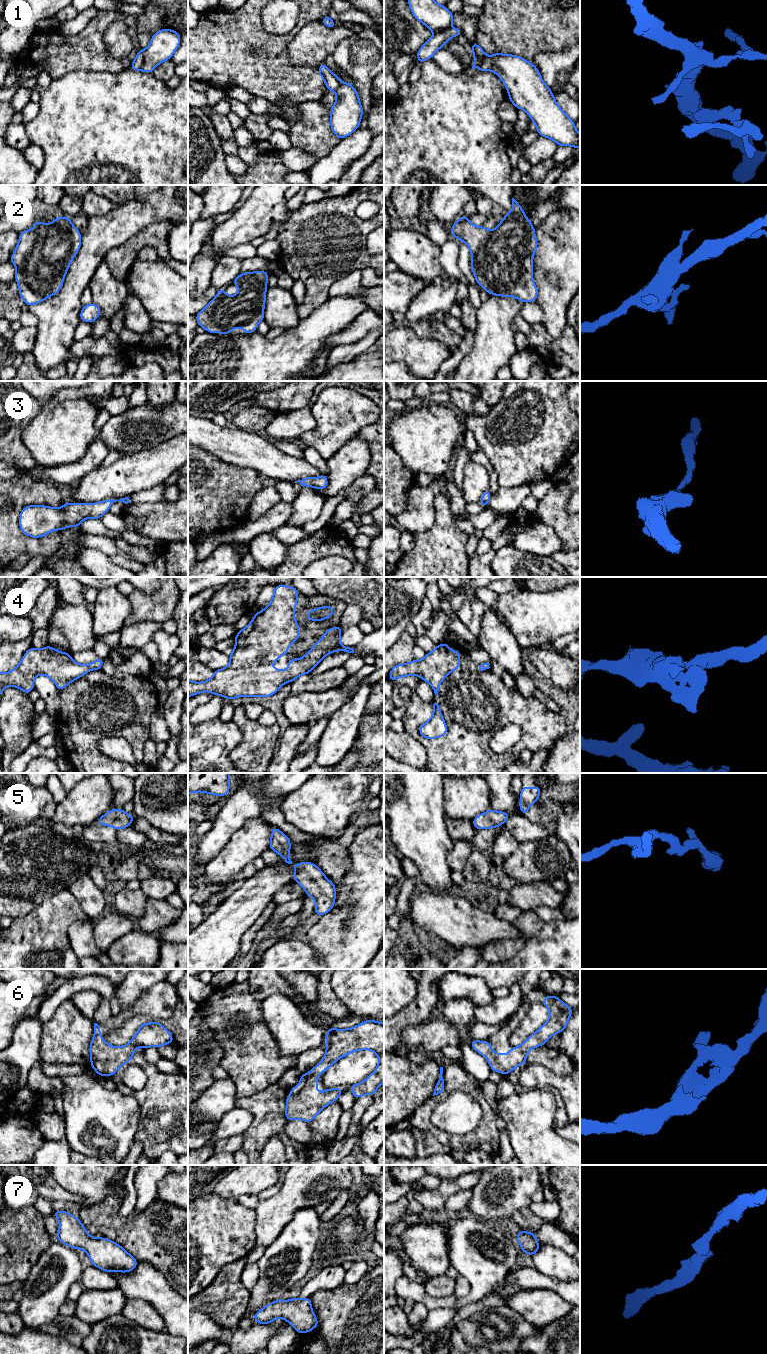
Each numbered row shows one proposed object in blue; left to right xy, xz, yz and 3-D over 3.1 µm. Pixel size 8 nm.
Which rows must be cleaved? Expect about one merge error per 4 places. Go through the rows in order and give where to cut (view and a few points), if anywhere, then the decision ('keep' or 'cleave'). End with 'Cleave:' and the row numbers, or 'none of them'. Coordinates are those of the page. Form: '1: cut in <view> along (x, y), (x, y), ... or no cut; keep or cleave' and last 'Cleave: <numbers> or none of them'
1: cut in xy along (146, 49), (141, 69); cleave
2: no cut; keep
3: no cut; keep
4: no cut; keep
5: no cut; keep
6: no cut; keep
7: no cut; keep
Cleave: 1

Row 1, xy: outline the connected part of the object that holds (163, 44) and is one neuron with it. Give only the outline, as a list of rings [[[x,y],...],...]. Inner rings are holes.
[[[171,29],[155,32],[146,48],[142,71],[152,73],[156,66],[172,58],[180,45],[180,34]]]

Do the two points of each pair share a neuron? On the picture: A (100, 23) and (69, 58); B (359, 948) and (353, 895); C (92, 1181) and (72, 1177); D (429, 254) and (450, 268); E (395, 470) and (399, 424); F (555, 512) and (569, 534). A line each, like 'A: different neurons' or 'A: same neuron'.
A: same neuron
B: same neuron
C: same neuron
D: different neurons
E: different neurons
F: same neuron

